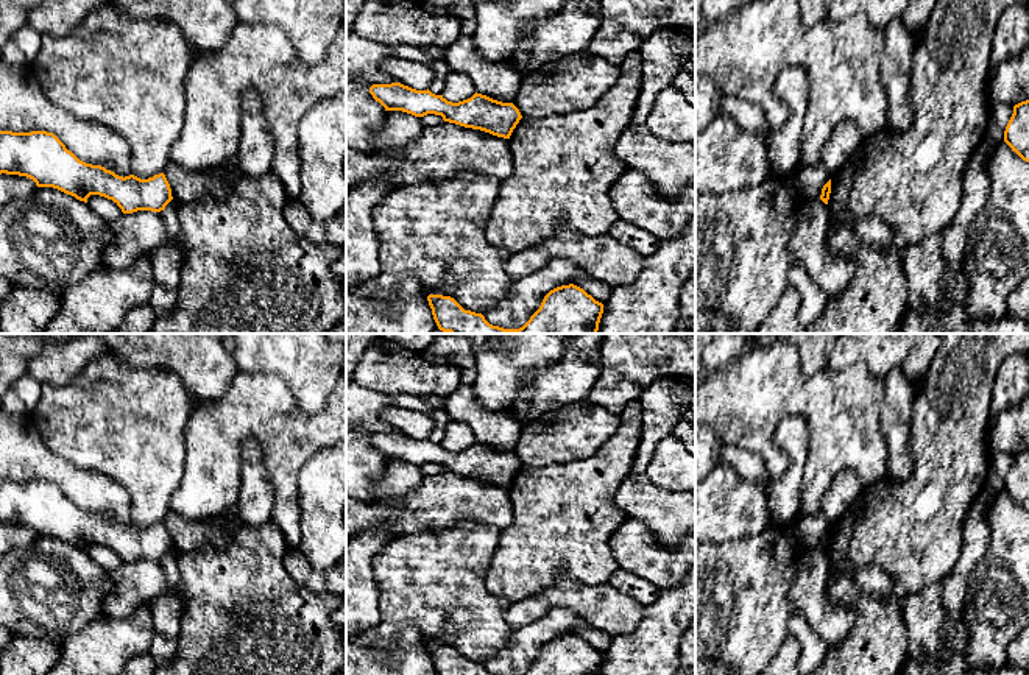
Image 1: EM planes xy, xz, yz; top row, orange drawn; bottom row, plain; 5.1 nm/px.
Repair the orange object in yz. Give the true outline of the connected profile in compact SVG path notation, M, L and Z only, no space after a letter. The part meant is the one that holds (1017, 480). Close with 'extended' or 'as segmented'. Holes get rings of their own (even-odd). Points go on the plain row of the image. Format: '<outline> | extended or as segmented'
M1029 449L1013 455L1013 463L1004 480L1004 491L1023 510L1029 511Z | as segmented

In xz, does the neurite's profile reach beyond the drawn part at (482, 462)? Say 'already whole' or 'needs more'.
already whole

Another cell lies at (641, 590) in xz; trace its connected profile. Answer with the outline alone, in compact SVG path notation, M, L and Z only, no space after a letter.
M621 567L613 574L610 583L642 606L653 603L659 597L659 591L649 580Z

